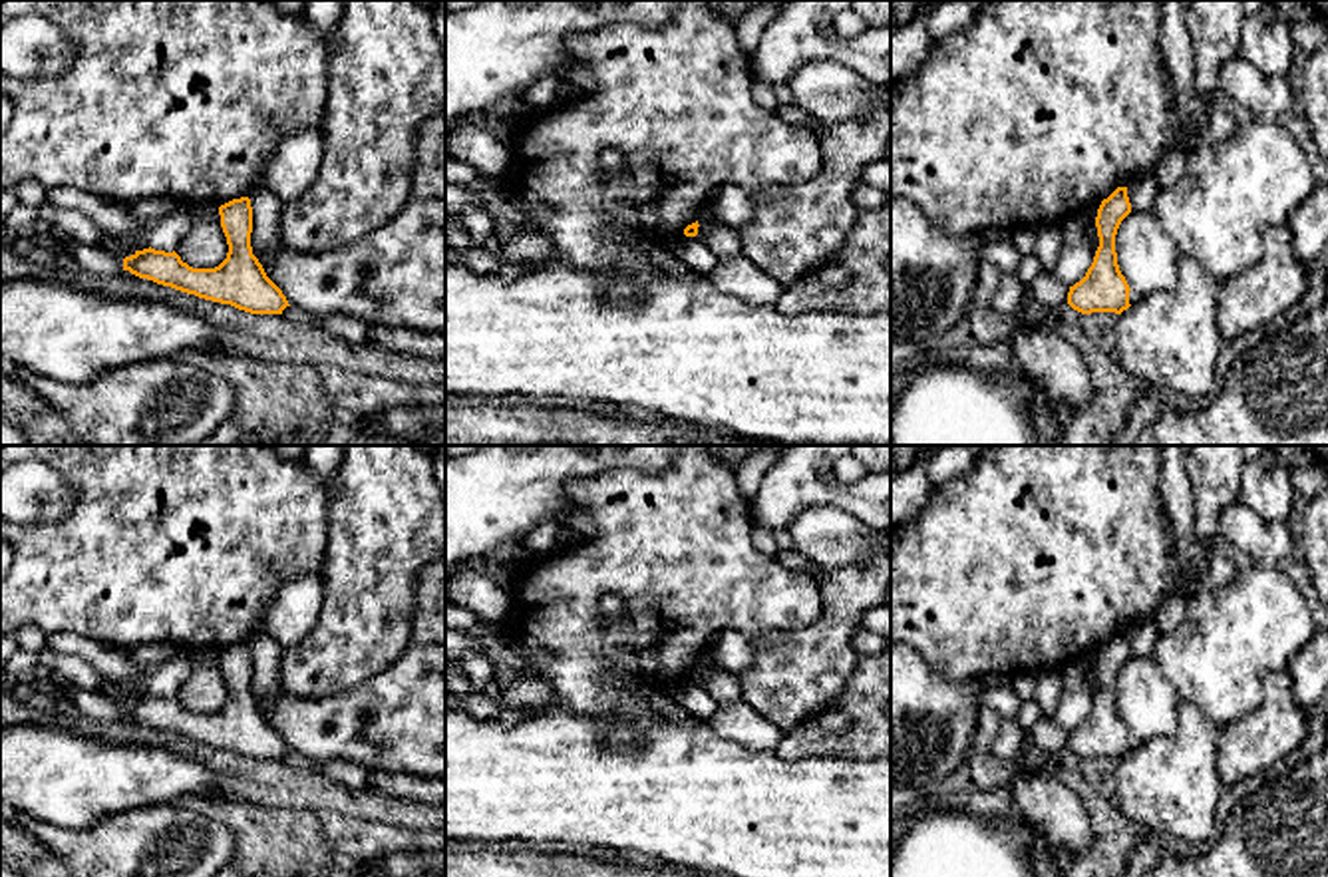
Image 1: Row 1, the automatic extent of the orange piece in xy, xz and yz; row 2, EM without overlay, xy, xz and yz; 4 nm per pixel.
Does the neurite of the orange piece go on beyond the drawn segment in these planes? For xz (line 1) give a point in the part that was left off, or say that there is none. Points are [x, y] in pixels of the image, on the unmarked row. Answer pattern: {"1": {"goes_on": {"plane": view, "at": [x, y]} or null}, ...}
{"1": {"goes_on": null}}

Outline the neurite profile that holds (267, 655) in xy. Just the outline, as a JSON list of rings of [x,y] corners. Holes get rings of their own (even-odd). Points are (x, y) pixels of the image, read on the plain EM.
[[[254,632],[249,640],[252,652],[252,678],[250,692],[252,700],[262,704],[272,704],[282,686],[282,654],[284,648],[266,632]]]

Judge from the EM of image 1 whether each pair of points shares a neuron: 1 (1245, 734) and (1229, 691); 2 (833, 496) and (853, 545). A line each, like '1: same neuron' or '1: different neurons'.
1: different neurons
2: different neurons

